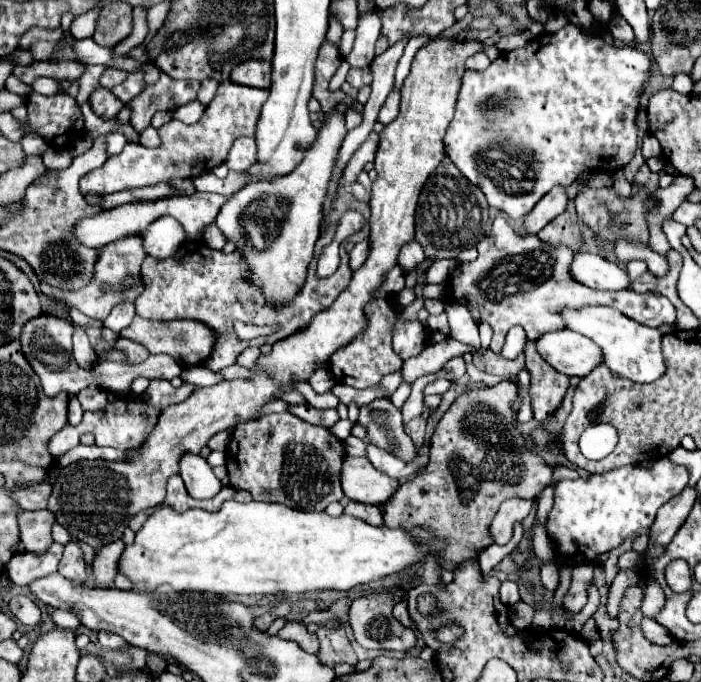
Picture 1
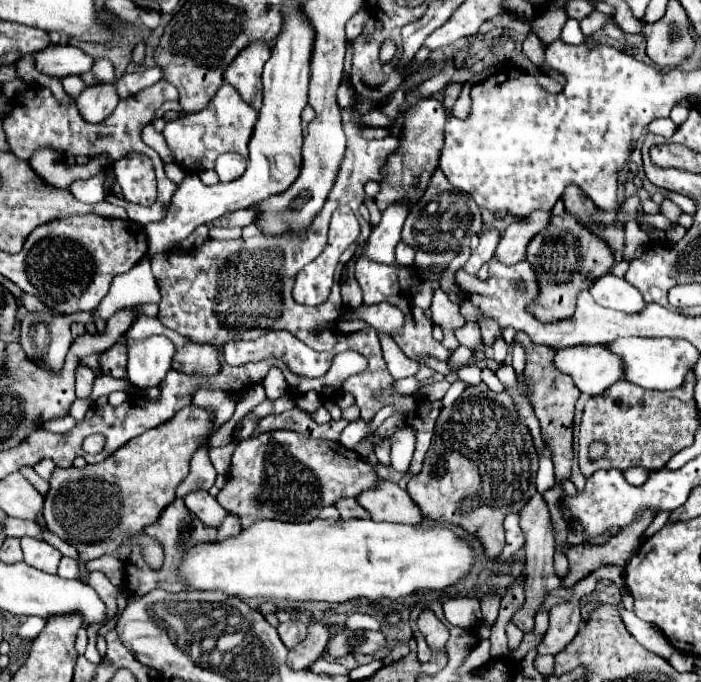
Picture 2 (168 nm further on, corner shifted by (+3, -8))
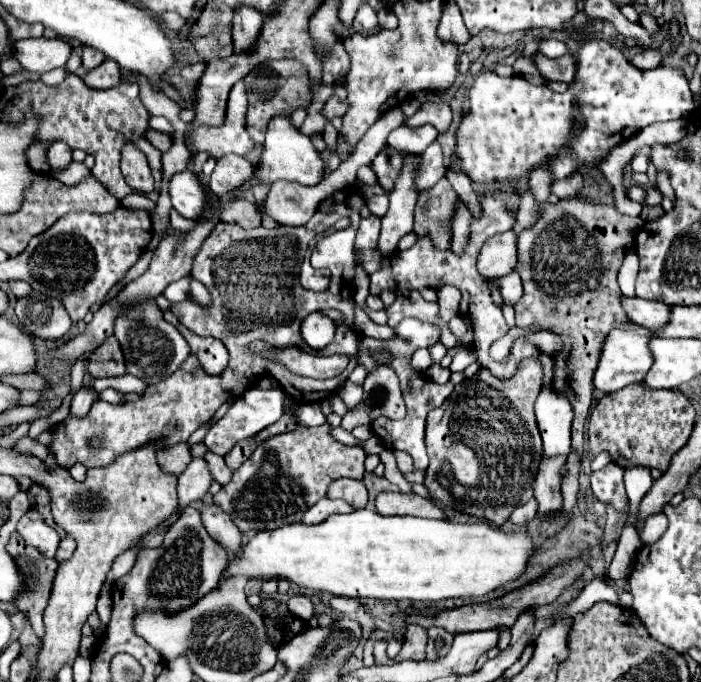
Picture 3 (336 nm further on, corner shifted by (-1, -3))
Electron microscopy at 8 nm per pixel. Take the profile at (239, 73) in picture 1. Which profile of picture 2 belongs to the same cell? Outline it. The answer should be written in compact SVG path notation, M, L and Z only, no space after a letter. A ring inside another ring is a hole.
M251 41L225 69L223 77L231 83L245 103L249 103L255 111L261 109L263 89L261 89L261 73L265 61L271 57L271 45L263 41Z

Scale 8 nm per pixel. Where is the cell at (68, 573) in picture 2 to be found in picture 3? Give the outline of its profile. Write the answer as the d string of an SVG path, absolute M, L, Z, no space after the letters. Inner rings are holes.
M65 536L63 540L61 540L61 544L59 544L59 550L57 550L57 562L61 564L61 562L65 562L65 560L69 560L71 556L73 556L73 552L75 552L75 540L71 538L71 536Z

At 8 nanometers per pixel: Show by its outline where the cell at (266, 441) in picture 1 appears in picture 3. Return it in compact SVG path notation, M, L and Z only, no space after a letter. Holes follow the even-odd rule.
M329 424L317 428L297 428L293 432L267 438L255 452L235 470L233 480L221 488L213 502L219 504L241 532L273 530L299 522L301 516L321 498L327 496L331 482L339 478L363 480L365 452L345 446L331 438Z

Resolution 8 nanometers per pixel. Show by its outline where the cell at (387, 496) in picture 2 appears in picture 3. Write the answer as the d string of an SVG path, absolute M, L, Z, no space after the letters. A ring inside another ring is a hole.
M381 492L375 500L375 508L383 516L421 516L421 518L445 518L441 506L437 506L429 498L421 498L413 492Z

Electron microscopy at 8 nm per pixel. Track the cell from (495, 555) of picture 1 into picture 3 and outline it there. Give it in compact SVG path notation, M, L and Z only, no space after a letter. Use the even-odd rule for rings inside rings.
M531 498L525 506L519 506L513 510L509 522L515 526L525 526L527 522L531 522L535 518L535 514L537 514L537 502L535 502L535 498Z

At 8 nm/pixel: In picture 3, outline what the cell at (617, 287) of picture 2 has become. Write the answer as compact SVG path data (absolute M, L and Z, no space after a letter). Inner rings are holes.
M621 296L623 310L629 320L645 328L661 328L669 320L669 306L659 300L641 300L639 296Z

